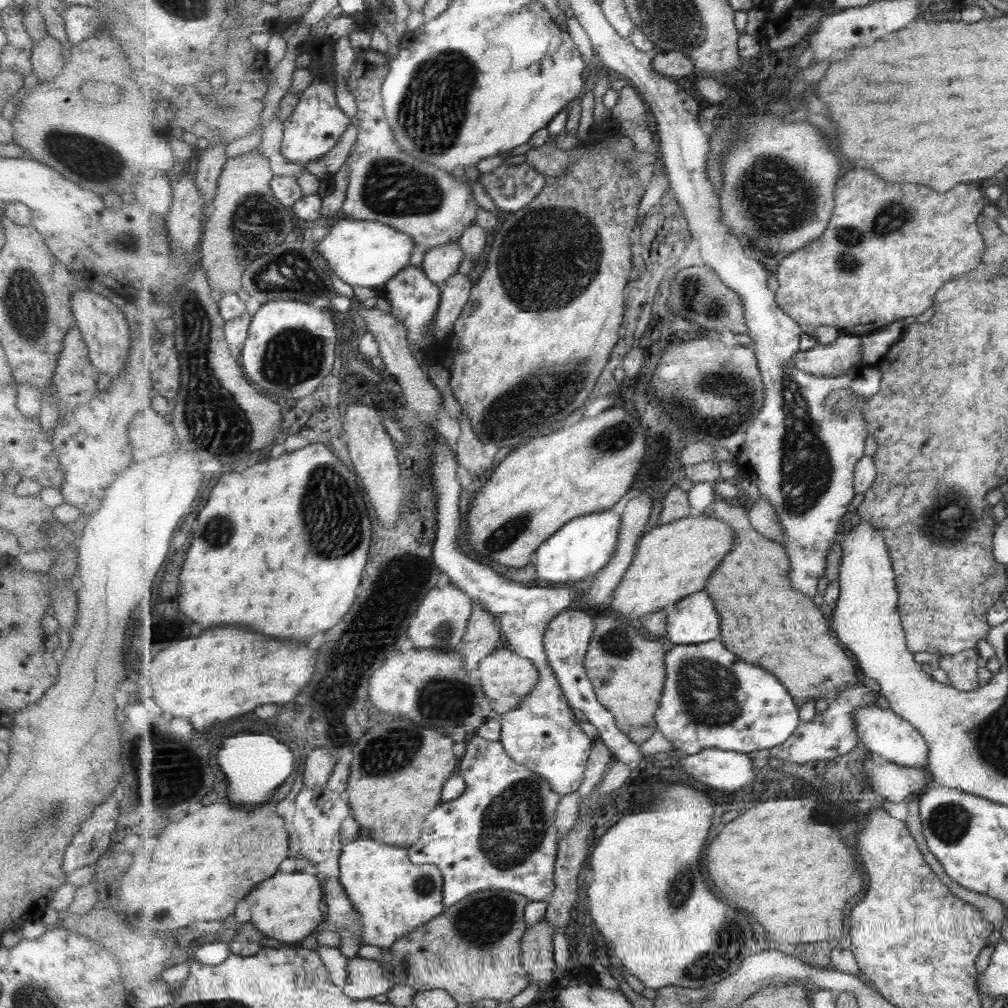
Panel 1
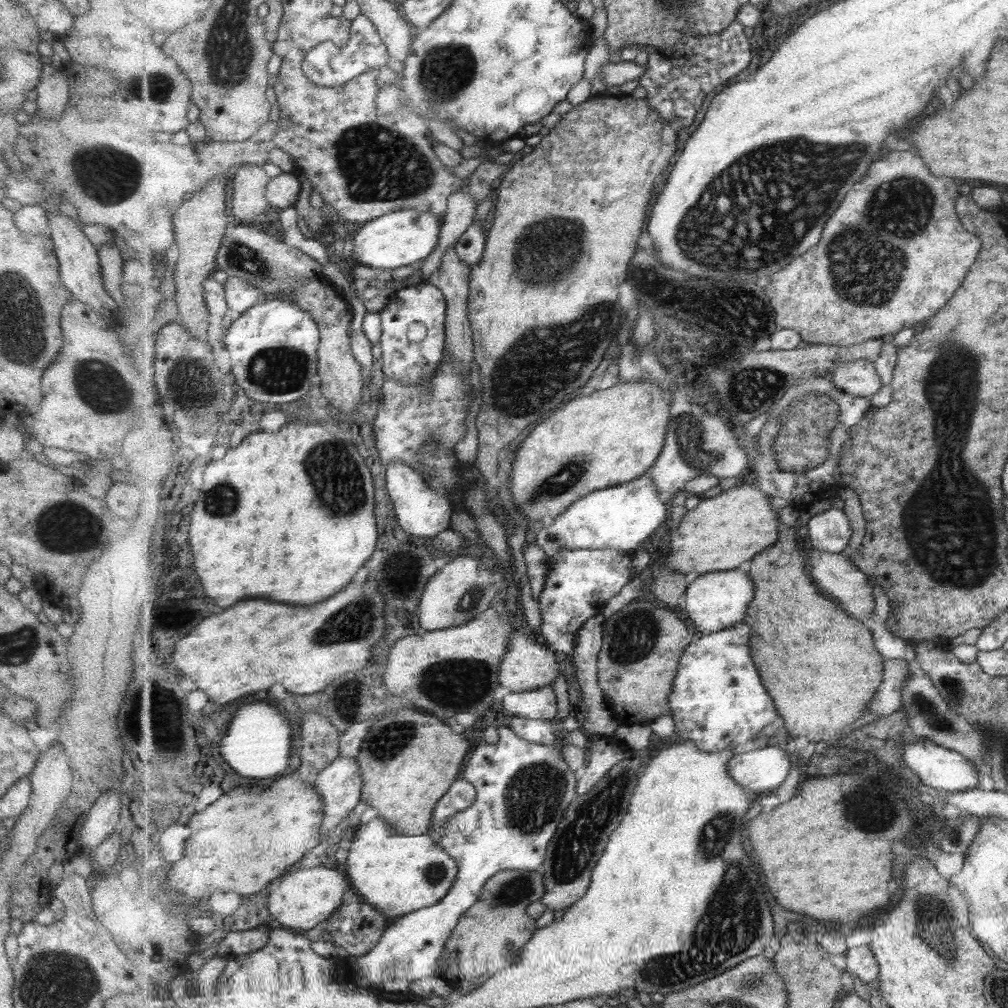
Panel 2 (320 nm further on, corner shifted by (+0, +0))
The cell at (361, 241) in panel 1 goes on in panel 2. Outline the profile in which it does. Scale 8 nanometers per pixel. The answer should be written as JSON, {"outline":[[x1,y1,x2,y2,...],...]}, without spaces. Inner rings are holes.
{"outline":[[409,209,381,216,373,222,367,222,365,228,359,225,353,244,352,258,359,264,376,269,401,268,411,266,415,262,424,262,437,251,440,244,442,217,432,212]]}

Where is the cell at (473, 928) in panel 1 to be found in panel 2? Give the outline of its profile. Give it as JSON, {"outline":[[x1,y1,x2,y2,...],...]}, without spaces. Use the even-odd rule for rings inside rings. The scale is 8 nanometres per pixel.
{"outline":[[513,869,498,872,488,880,480,899,461,917,442,955,443,961,439,975,449,985,456,988,457,993,473,992,504,968,513,967,519,963,520,950,529,944,538,929,535,919,528,915,528,908,545,897,545,881,543,871]]}

